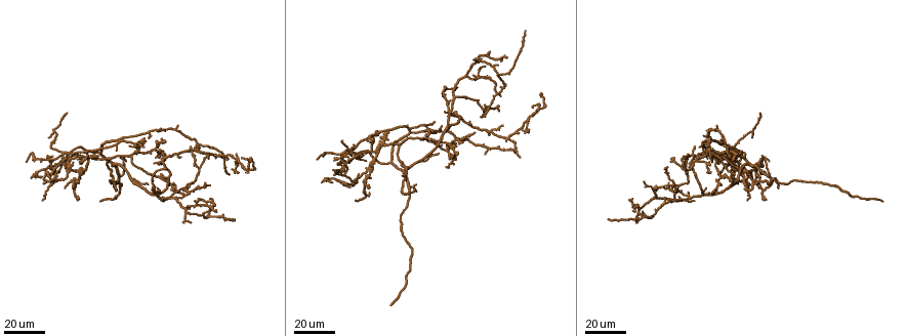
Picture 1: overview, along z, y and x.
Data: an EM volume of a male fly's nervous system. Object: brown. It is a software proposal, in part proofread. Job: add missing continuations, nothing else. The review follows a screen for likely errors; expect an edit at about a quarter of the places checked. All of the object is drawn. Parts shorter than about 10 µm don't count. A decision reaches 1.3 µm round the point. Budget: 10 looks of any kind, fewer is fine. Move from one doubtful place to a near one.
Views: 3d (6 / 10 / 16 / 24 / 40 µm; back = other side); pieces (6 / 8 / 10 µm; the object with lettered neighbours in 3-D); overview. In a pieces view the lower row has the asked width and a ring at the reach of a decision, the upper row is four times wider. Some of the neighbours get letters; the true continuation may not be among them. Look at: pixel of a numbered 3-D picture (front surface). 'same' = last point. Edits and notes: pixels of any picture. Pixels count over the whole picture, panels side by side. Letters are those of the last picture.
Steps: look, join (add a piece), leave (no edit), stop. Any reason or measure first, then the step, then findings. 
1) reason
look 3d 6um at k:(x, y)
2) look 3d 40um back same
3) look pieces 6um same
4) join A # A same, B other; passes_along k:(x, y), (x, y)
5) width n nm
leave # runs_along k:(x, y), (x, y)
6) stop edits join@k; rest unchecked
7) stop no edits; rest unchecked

thin end
look 3d 40um at 1:(247, 172)

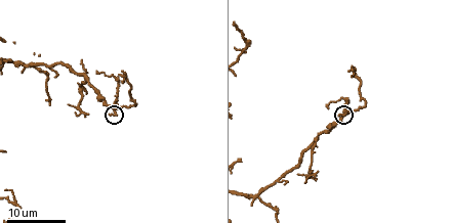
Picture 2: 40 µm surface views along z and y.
what lies round it
look pieces 10um at 2:(108, 113)

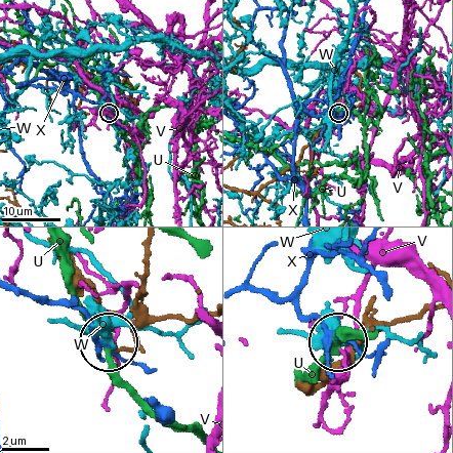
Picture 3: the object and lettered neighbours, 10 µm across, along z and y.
width 160 nm
leave # U other, V other, W other, X other; none of them fits

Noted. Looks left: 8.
branch stops here
look 3d 40um at 1:(503, 126)

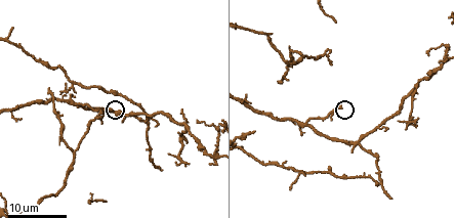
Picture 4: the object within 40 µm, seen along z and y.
see the neighbours
look pieces 8um at 4:(342, 105)

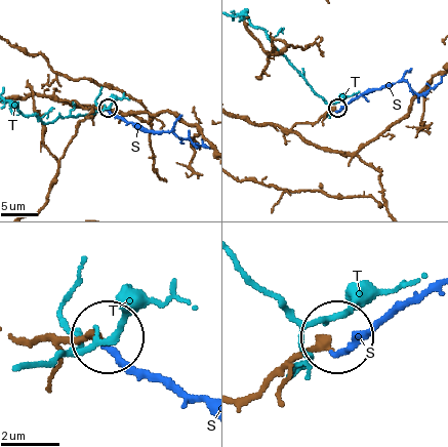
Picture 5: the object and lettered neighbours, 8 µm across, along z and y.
width 290 nm
leave # S other, T other; runs_along 5:(244, 398), (329, 339); none of them fits

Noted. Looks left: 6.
tapers out
look 3d 40um at 1:(715, 124)

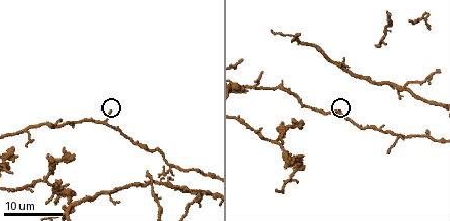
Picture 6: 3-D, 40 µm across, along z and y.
look pieces 10um at 6:(111, 111)

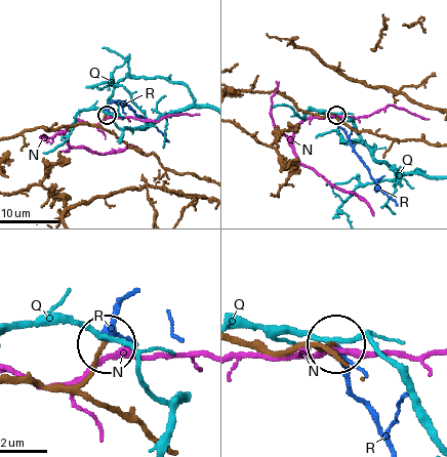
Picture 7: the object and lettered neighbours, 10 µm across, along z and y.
join R # N other, Q other, R same; passes_along 7:(64, 387), (83, 381), (105, 329), (126, 299); the cell continues

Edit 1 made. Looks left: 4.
end of a long branch
look 3d 24um at 1:(65, 187)

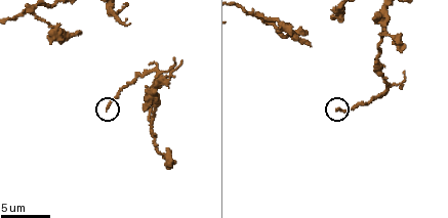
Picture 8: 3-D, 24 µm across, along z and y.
look pieces 6um at 8:(336, 108)

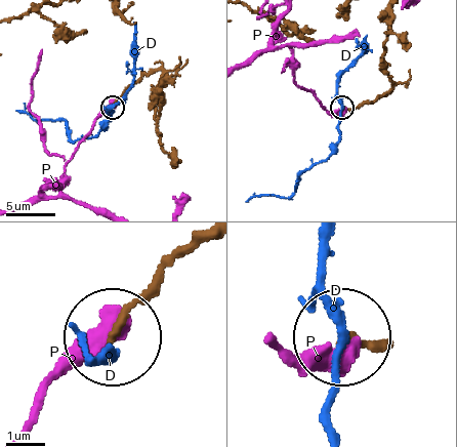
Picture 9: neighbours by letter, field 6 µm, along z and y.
leave # D other, P other; no lettered piece goes on from it

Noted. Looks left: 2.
look 3d 40um at 1:(100, 200)

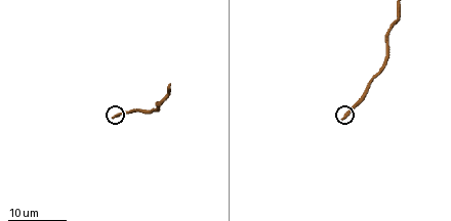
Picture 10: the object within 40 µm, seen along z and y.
look pieces 10um at 10:(343, 116)

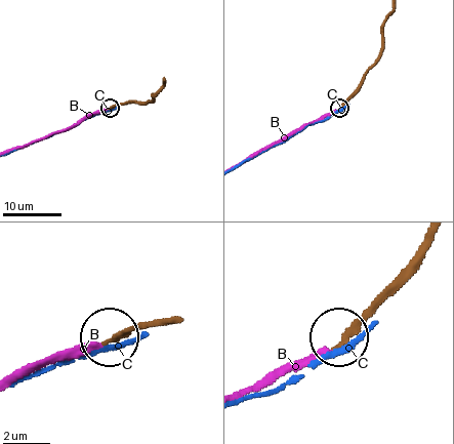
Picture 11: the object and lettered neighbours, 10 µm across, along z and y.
width 180 nm
join B # B same, C other; passes_along 11:(353, 94), (337, 110), (251, 155); it goes on there

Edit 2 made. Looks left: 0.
stop edits join@7, join@11; rest unchecked

